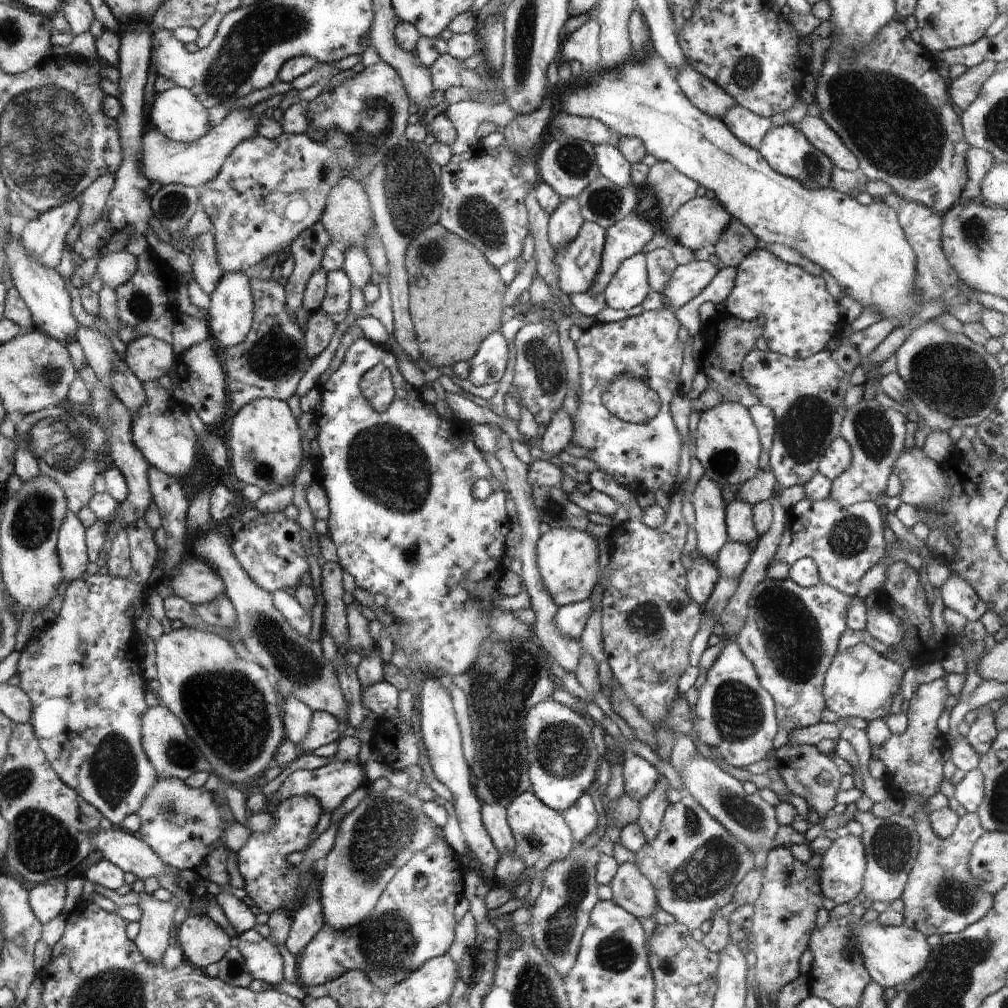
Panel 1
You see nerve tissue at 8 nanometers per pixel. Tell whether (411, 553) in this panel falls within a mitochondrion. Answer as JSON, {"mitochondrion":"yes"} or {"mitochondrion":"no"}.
{"mitochondrion":"yes"}

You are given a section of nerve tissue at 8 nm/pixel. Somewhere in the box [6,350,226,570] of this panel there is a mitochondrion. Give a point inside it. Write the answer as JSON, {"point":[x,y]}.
{"point":[32,524]}

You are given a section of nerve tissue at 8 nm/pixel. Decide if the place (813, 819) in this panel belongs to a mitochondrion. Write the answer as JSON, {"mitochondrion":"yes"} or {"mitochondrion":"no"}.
{"mitochondrion":"no"}

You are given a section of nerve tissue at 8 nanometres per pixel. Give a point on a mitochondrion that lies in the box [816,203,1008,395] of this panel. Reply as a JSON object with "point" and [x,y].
{"point":[974,230]}

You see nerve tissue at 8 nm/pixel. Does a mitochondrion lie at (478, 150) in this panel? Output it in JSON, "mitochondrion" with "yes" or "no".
{"mitochondrion":"no"}

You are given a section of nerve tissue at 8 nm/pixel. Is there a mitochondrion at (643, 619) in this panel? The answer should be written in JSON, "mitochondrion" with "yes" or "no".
{"mitochondrion":"yes"}

